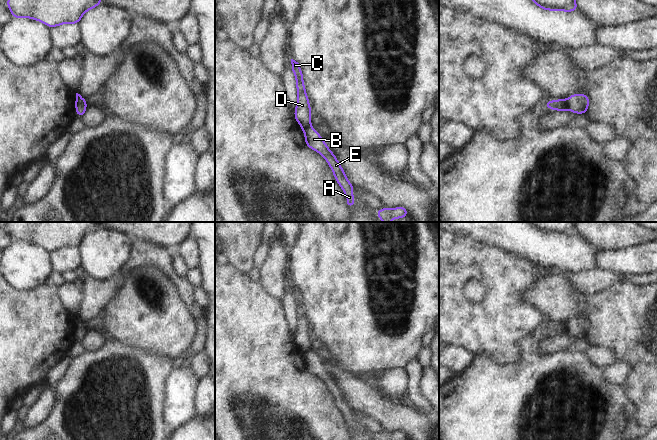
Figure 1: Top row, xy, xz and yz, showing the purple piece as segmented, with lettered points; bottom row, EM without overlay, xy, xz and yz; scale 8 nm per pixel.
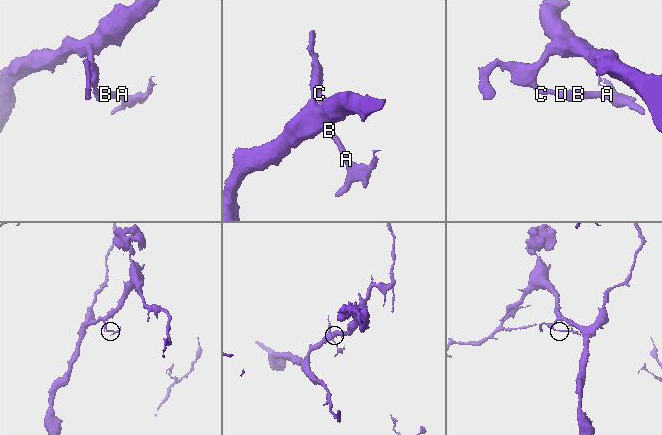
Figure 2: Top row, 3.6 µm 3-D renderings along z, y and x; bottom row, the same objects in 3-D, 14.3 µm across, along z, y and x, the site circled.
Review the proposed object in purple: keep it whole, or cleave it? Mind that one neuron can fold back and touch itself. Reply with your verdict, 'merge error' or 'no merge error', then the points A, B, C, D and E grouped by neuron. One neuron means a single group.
merge error; A B E / C D

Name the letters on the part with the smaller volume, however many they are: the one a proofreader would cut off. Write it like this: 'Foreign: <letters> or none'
Foreign: A, B, E

